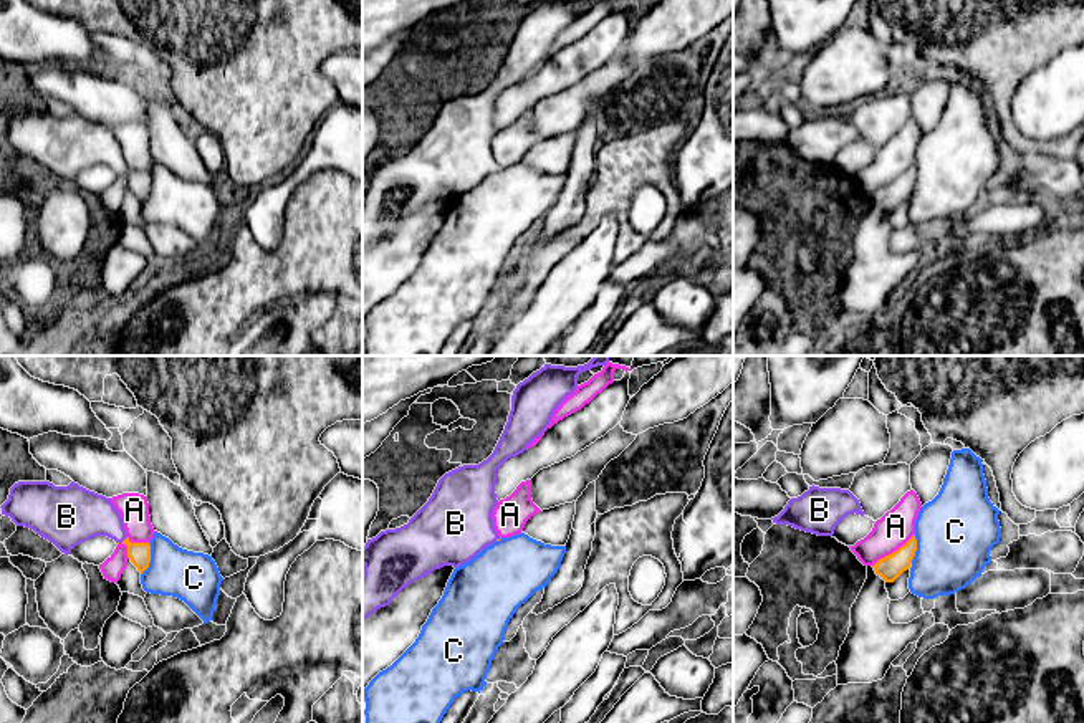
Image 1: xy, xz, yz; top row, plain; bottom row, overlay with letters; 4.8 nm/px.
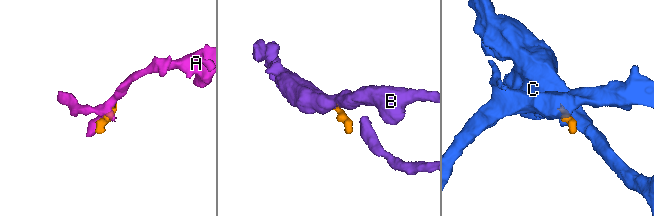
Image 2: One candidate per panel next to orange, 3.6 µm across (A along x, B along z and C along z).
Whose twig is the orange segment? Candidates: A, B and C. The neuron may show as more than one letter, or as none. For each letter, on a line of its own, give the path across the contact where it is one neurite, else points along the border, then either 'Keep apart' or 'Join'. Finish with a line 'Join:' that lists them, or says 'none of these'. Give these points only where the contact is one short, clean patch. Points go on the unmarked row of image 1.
A: Keep apart
B: Path across: xy (139, 182), (124, 169), (105, 149), (80, 144). Join
C: Keep apart
Join: B

